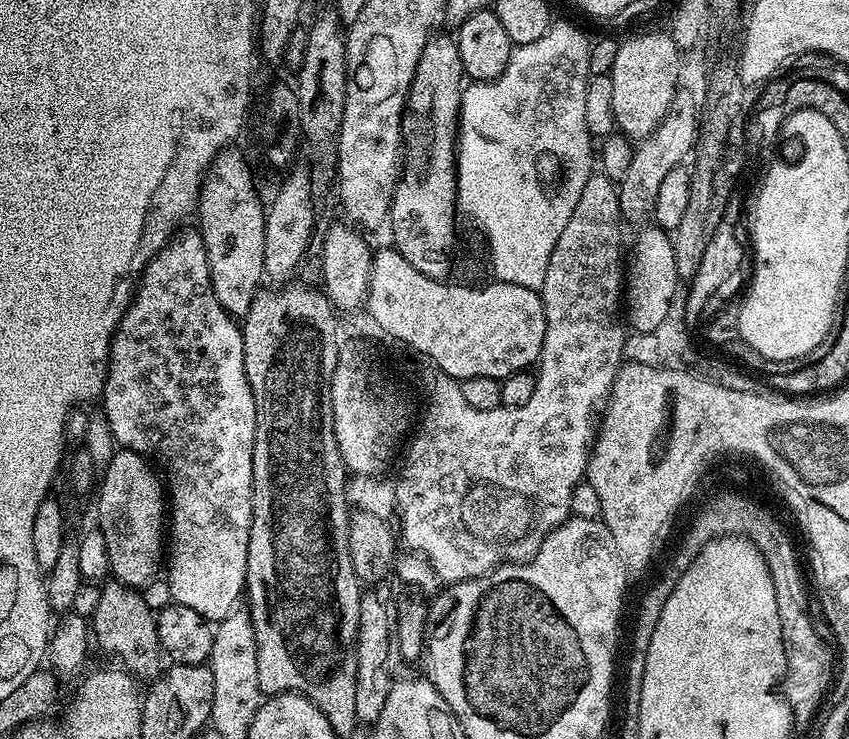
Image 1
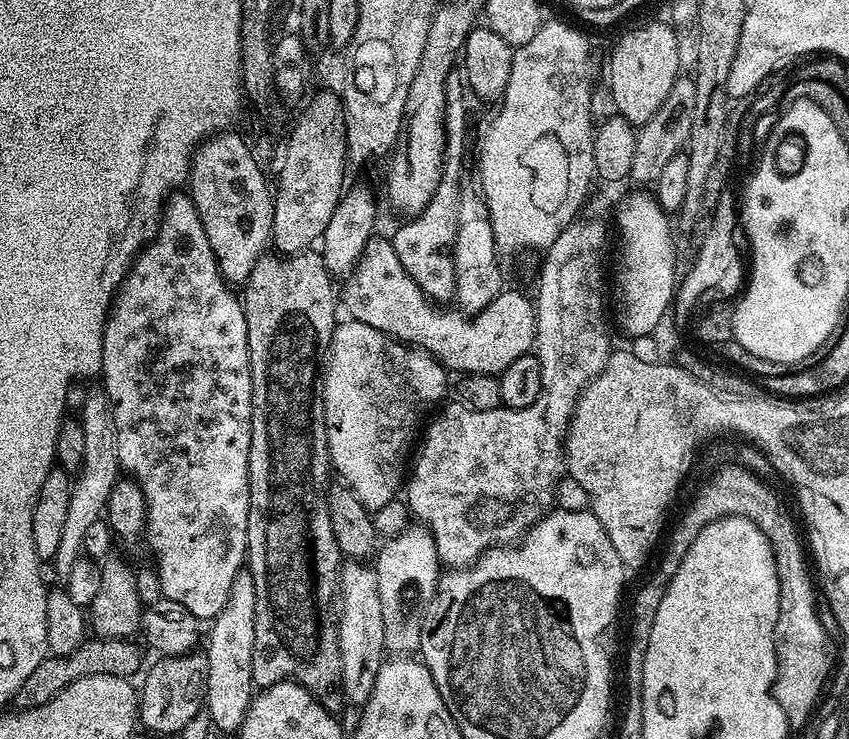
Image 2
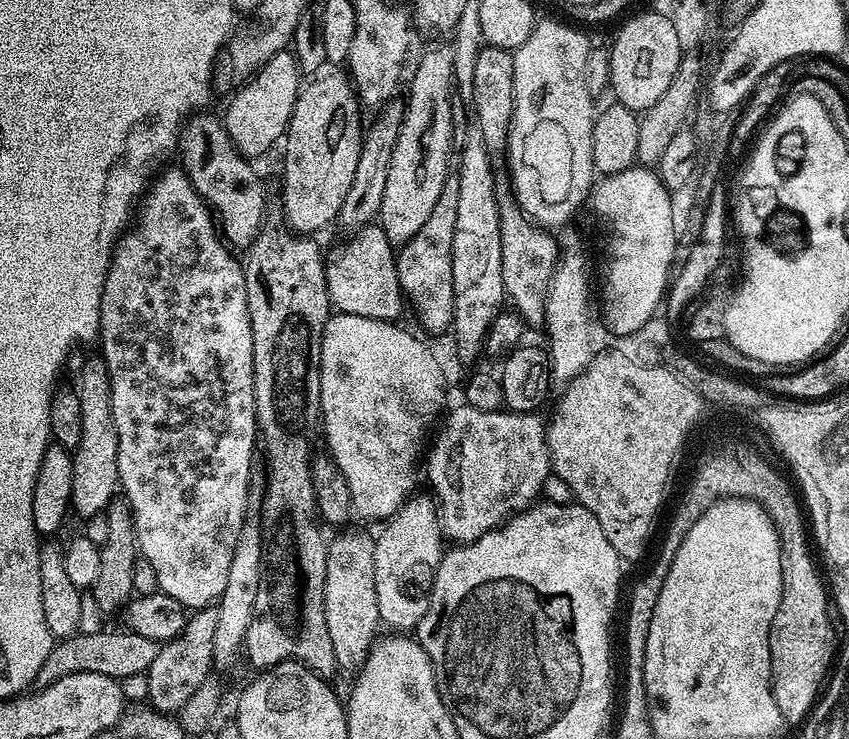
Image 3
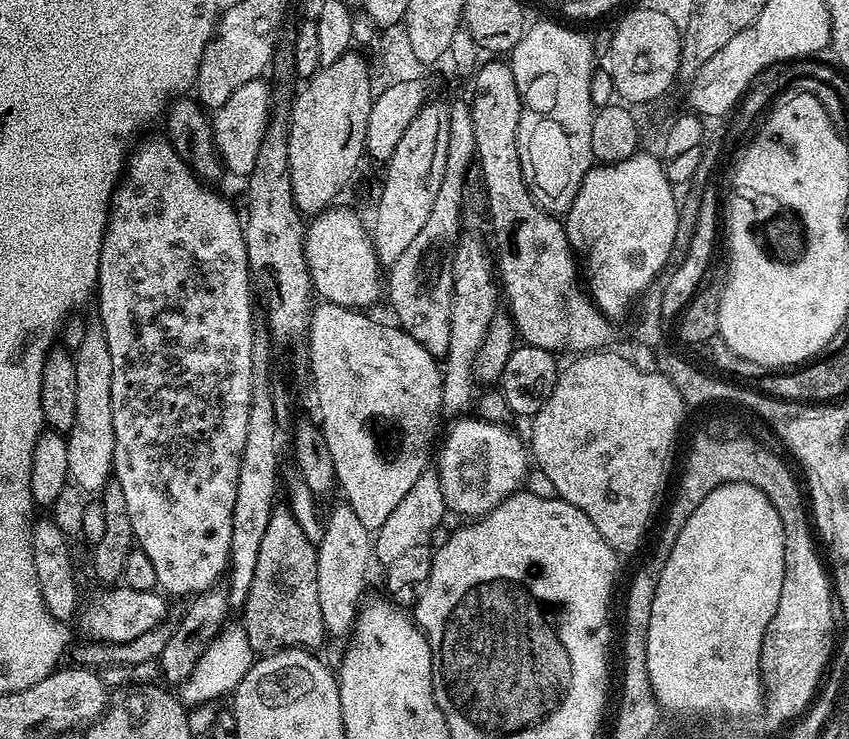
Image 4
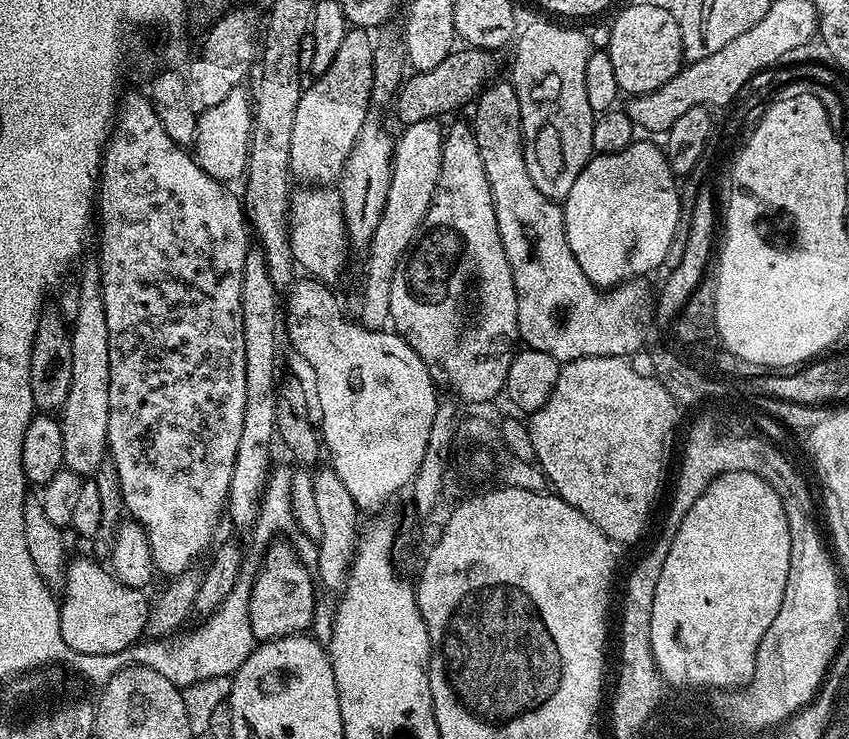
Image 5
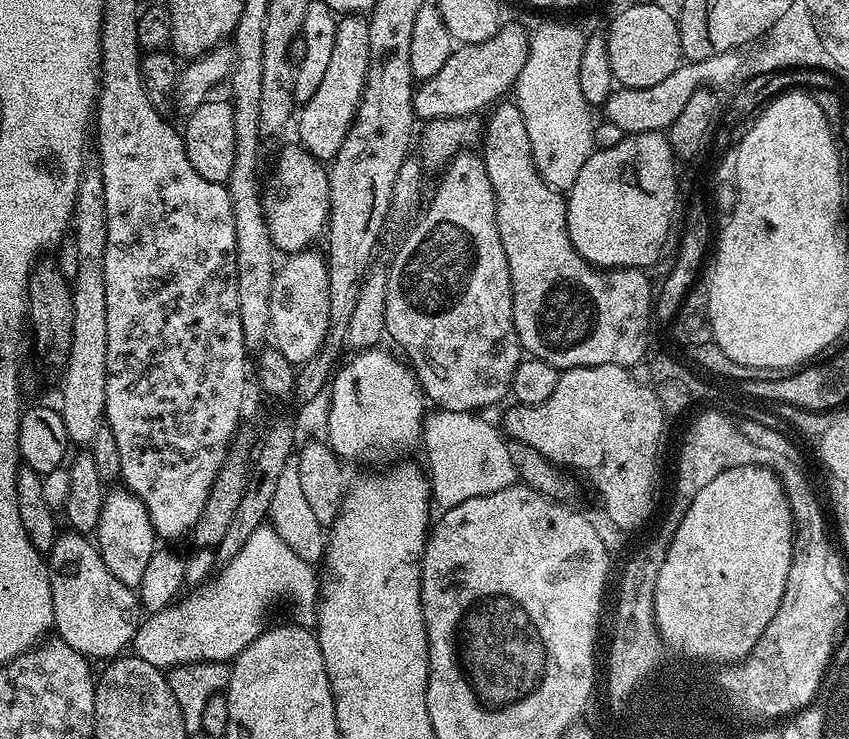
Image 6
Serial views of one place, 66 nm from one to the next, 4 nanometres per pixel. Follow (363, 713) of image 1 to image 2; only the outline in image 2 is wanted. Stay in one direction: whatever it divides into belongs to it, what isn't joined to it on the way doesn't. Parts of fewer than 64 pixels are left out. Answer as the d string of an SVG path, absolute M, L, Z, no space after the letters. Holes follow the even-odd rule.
M349 559L341 567L338 585L338 638L342 654L342 696L356 706L362 706L374 690L378 670L383 666L386 653L382 631L382 598L378 598L378 578L371 563Z

